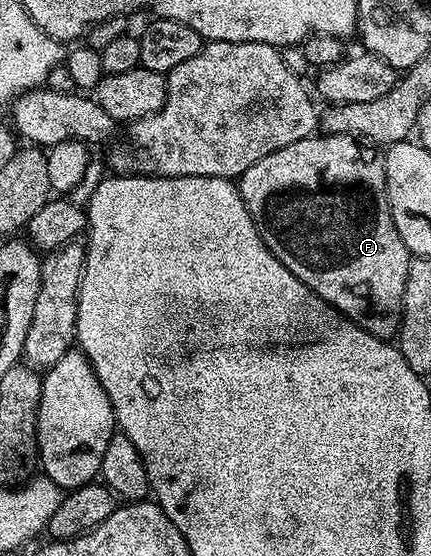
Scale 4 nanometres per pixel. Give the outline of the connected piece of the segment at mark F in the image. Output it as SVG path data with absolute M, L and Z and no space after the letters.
M321 132L312 138L295 140L295 144L287 144L287 148L279 148L267 156L263 156L263 160L251 164L251 168L247 168L247 172L243 172L240 176L239 189L243 196L243 204L247 204L247 212L251 212L251 220L271 253L300 282L307 284L311 288L311 292L319 295L328 306L338 310L344 318L349 318L371 336L389 340L401 328L401 311L405 305L405 285L409 275L411 255L408 248L403 244L403 240L395 228L395 220L391 216L389 197L385 187L385 159L379 153L379 150L377 154L377 150L376 145L366 144L362 139L353 138L349 134L326 134Z

